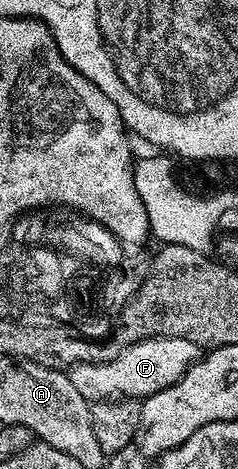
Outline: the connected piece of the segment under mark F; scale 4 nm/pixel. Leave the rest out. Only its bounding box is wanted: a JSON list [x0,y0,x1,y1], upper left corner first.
[69,336,200,402]

